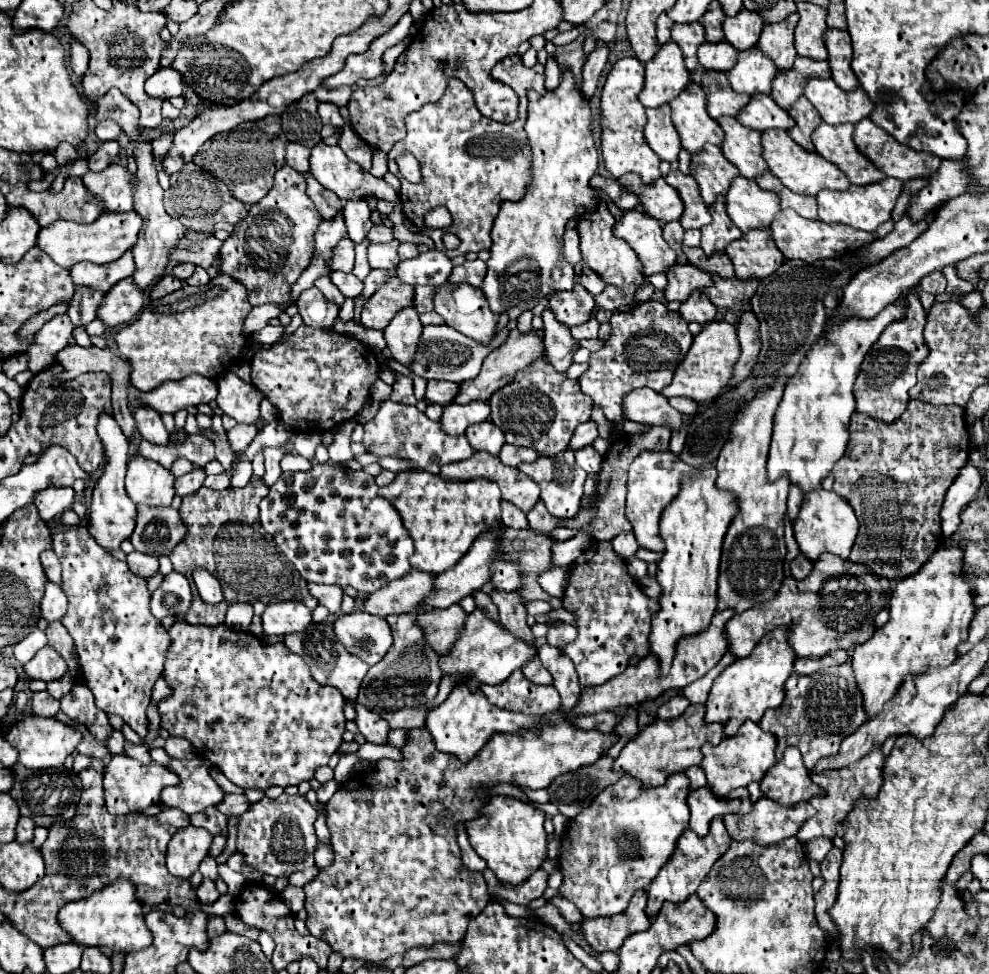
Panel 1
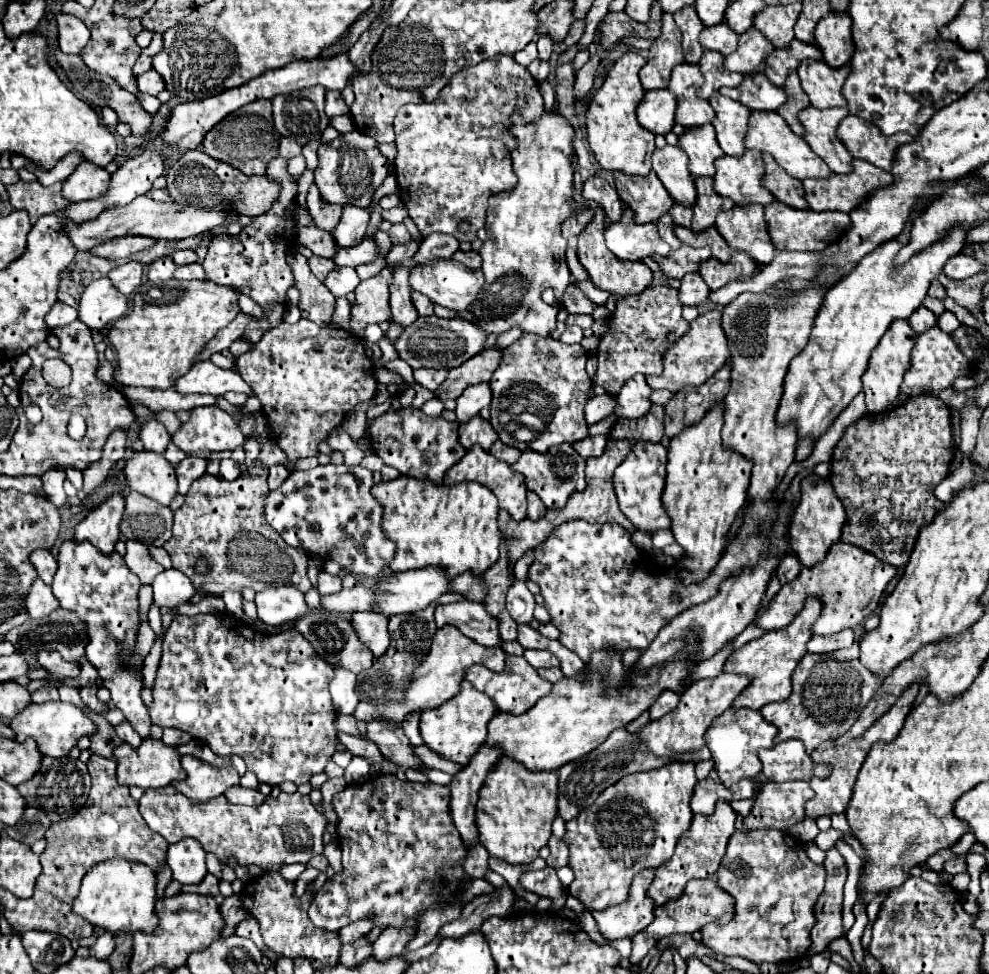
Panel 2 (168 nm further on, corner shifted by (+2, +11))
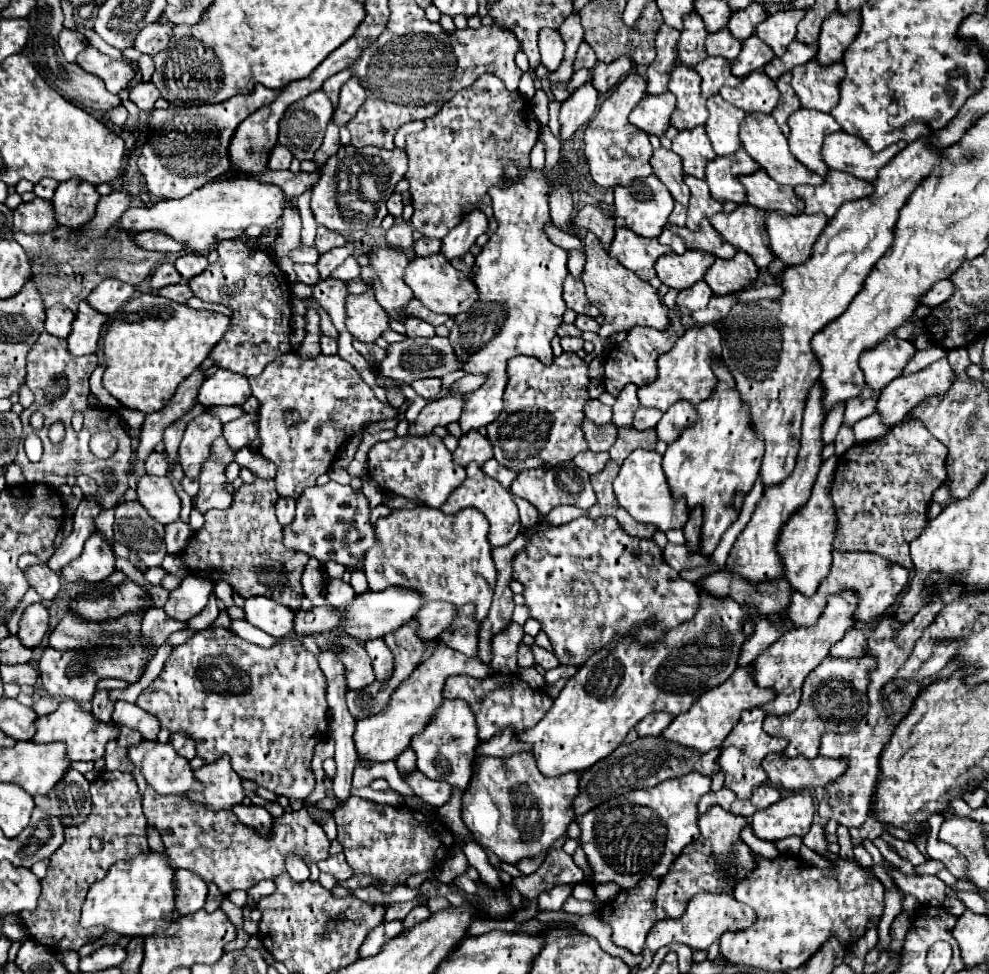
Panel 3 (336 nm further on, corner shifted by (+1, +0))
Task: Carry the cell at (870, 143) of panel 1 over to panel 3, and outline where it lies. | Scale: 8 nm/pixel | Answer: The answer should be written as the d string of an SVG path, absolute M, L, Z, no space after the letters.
M839 130L823 140L823 158L831 170L841 170L867 182L875 182L877 172L905 146L907 142L897 142L881 152L871 152L861 138Z

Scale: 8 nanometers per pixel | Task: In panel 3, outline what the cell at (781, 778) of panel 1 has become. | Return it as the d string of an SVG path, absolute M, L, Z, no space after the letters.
M769 754L763 760L763 768L769 776L769 782L779 790L815 789L839 778L847 770L847 758L835 760L817 756L807 760L799 756L799 760L795 760Z

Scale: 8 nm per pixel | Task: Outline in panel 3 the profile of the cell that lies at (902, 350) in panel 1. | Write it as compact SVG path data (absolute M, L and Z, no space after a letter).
M895 336L885 338L879 342L879 346L873 346L867 350L867 354L863 354L863 358L859 358L865 382L881 392L887 382L901 376L901 370L907 366L913 354L913 344L907 340L899 340Z

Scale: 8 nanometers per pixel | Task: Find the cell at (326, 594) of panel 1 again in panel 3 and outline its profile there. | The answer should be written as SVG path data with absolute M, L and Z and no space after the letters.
M339 578L327 580L325 598L327 598L327 602L329 602L335 610L343 610L343 606L347 606L355 596L357 596L357 594L355 594L355 590L351 588L349 582L343 582L343 580L339 580Z

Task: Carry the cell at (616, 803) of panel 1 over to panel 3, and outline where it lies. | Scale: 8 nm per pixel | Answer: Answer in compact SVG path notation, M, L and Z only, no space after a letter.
M687 774L661 782L651 790L633 790L621 802L607 802L577 818L581 846L591 864L595 884L615 882L619 888L629 890L645 876L665 876L681 850L699 838L697 802L709 790L709 776Z

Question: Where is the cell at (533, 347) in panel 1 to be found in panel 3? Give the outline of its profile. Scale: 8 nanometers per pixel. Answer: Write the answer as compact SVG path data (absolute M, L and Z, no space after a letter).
M449 394L441 400L425 404L419 416L413 422L409 422L407 434L427 436L433 432L435 426L447 426L451 422L457 422L461 416L461 406L463 406L461 394Z

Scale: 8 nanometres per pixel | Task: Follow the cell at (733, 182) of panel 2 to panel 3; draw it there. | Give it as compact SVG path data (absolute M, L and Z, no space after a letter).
M743 148L735 150L731 158L715 156L707 162L705 182L709 184L709 192L715 200L733 200L737 204L745 202L745 188L739 182L739 174L751 174L759 170L759 164L751 160Z

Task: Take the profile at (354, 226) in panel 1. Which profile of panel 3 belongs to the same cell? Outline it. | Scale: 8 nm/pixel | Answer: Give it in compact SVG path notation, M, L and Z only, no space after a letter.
M347 242L347 246L343 246L343 248L335 248L335 250L327 252L327 254L321 254L321 256L319 256L319 262L315 264L317 270L319 270L319 278L321 278L321 280L327 280L327 278L331 276L331 272L333 272L339 264L343 264L343 260L345 260L347 256L351 256L351 254L353 254L353 244L351 244L351 242Z

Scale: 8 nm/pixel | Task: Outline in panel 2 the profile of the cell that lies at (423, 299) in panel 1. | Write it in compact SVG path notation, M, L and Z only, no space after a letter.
M412 291L412 303L418 309L418 315L432 315L432 311L434 311L434 303L418 291Z

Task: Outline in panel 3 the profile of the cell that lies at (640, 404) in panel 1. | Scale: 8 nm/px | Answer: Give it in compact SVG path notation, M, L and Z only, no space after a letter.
M627 384L621 394L617 396L617 402L613 406L613 418L611 422L621 428L621 426L631 426L633 414L639 408L639 400L637 400L637 386L635 384Z

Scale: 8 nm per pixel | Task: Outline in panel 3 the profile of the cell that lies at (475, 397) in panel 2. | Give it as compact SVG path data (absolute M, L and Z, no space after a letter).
M525 168L519 172L519 182L511 184L509 188L491 188L489 196L491 196L491 206L495 212L495 220L497 220L497 230L495 234L491 234L489 242L483 246L481 254L475 258L473 264L473 284L477 286L477 302L475 306L471 306L469 312L455 316L455 326L451 328L449 334L449 342L455 350L455 354L459 354L459 358L467 360L463 364L465 372L471 374L483 374L487 376L487 382L471 392L463 396L463 414L459 418L459 426L461 432L467 434L471 430L479 430L483 426L489 426L491 422L495 422L495 418L501 414L503 410L503 392L505 392L505 384L507 384L507 360L519 354L525 356L533 356L537 360L541 360L543 364L551 366L553 362L553 352L551 352L551 338L555 336L557 326L563 322L563 312L567 310L565 302L563 302L563 280L569 274L567 272L567 252L555 244L551 244L551 240L545 234L545 224L551 220L549 218L549 188L551 182L539 172L539 170L531 170Z

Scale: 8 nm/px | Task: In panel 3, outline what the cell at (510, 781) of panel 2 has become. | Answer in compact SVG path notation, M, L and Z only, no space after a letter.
M519 752L511 758L475 756L473 778L467 790L463 792L461 818L475 836L475 840L483 848L495 852L501 862L517 864L523 858L535 858L543 850L549 850L553 842L561 838L567 826L575 820L575 814L571 814L571 798L579 794L579 774L581 772L571 772L557 778L547 778L539 774L539 768L535 766L535 758L531 758L531 752Z

